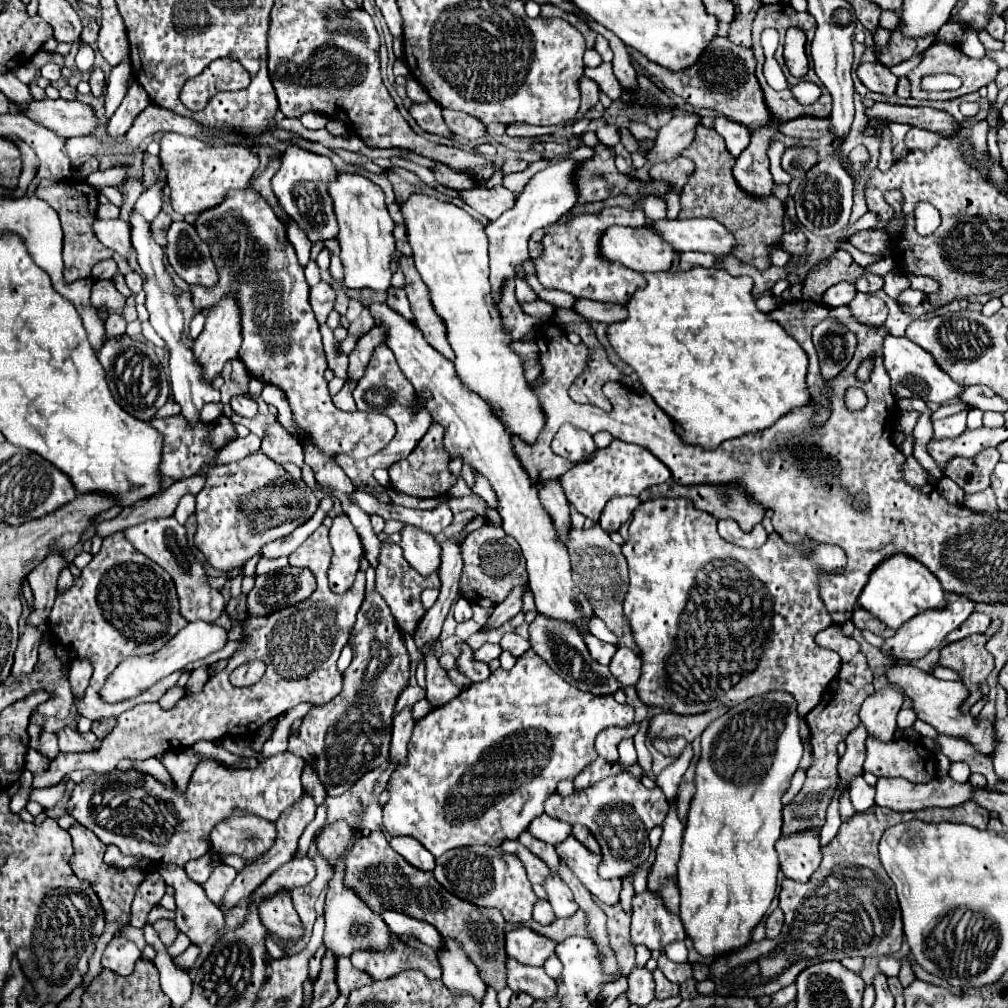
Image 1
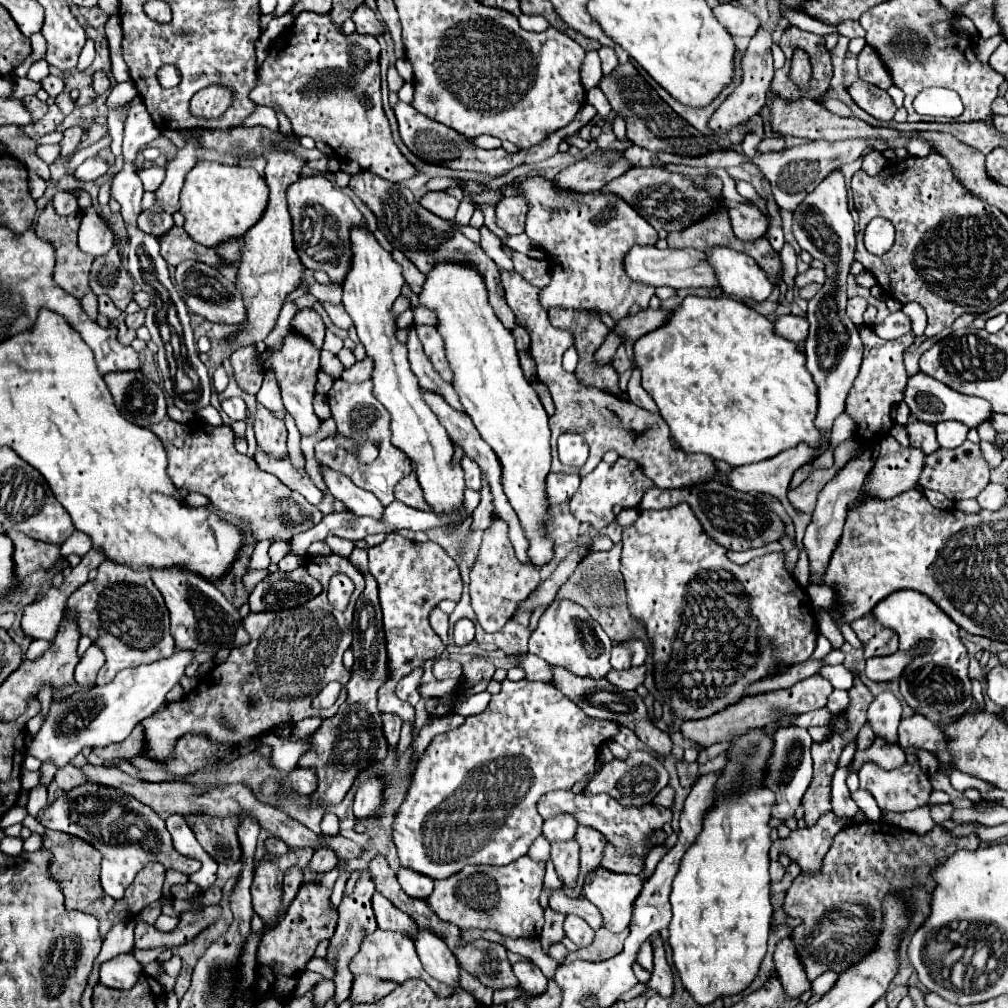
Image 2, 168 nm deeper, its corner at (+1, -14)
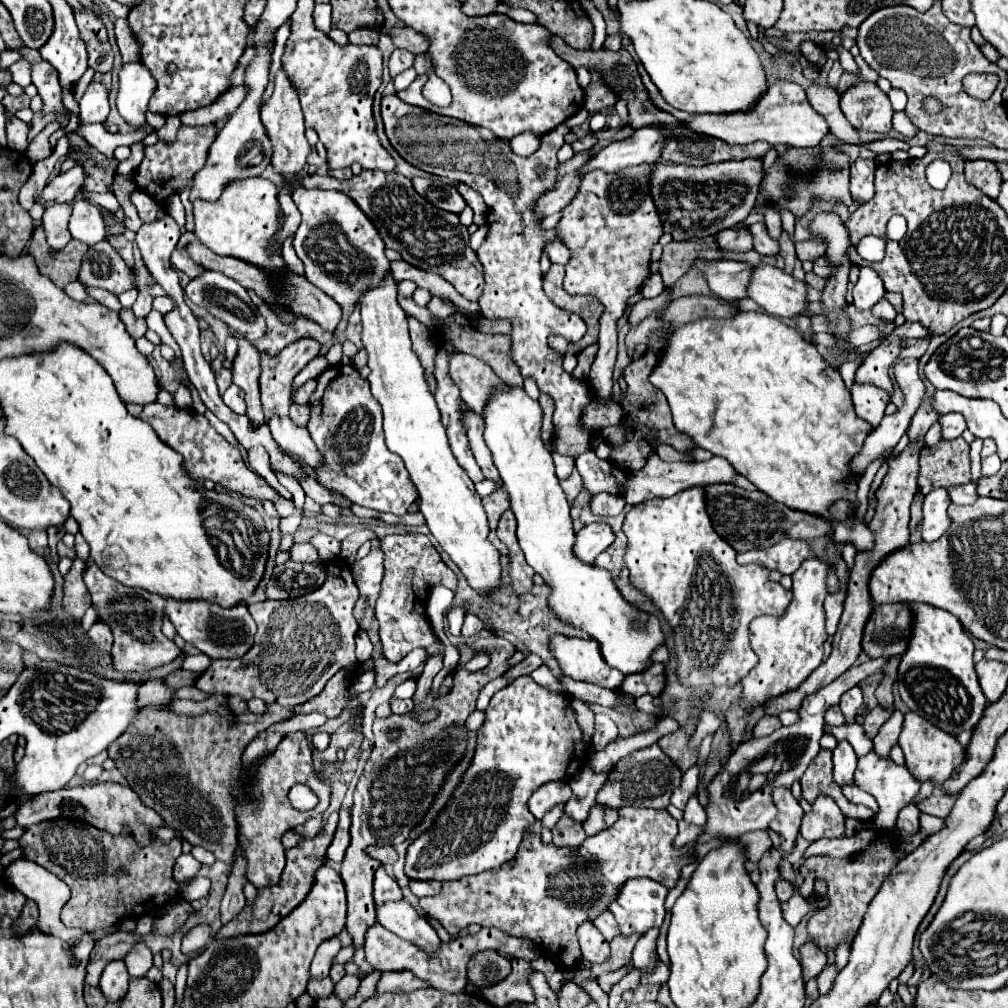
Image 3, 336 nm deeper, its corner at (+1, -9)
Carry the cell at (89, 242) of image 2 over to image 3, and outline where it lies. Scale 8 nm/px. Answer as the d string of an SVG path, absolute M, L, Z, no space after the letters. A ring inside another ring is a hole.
M87 200L73 202L73 214L69 218L69 232L75 240L81 240L89 246L105 240L107 230L103 224L101 210Z

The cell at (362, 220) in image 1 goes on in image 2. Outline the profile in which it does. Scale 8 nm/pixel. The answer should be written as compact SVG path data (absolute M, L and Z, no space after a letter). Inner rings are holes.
M367 225L351 227L351 251L351 269L343 281L343 305L353 319L359 341L365 345L367 355L375 363L373 393L391 413L393 445L405 451L411 463L417 465L417 479L425 499L429 499L435 513L451 513L453 509L459 509L463 501L463 471L461 467L451 467L453 443L437 415L423 403L419 381L407 361L407 347L395 339L395 315L391 313L391 305L405 283L401 275L403 269L393 255L381 247Z

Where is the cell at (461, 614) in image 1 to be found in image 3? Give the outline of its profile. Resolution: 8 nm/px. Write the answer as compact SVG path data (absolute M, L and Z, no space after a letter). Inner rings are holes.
M467 612L461 634L463 634L465 638L471 638L471 636L475 636L475 634L477 634L477 632L481 632L481 630L483 630L483 620L481 620L479 616L475 616L475 614Z

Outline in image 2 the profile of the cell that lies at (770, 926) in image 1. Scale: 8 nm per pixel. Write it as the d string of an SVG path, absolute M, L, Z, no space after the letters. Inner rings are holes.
M789 937L777 941L773 953L773 965L775 973L781 979L783 991L789 999L797 999L801 997L801 993L809 991L809 981L805 979L805 971L801 971L801 963L797 963L797 953Z

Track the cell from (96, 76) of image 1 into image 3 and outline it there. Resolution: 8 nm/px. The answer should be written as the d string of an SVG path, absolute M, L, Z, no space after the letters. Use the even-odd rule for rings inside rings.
M83 8L75 10L75 22L79 28L79 36L87 46L89 68L97 72L109 72L113 66L113 50L101 18L91 8Z

